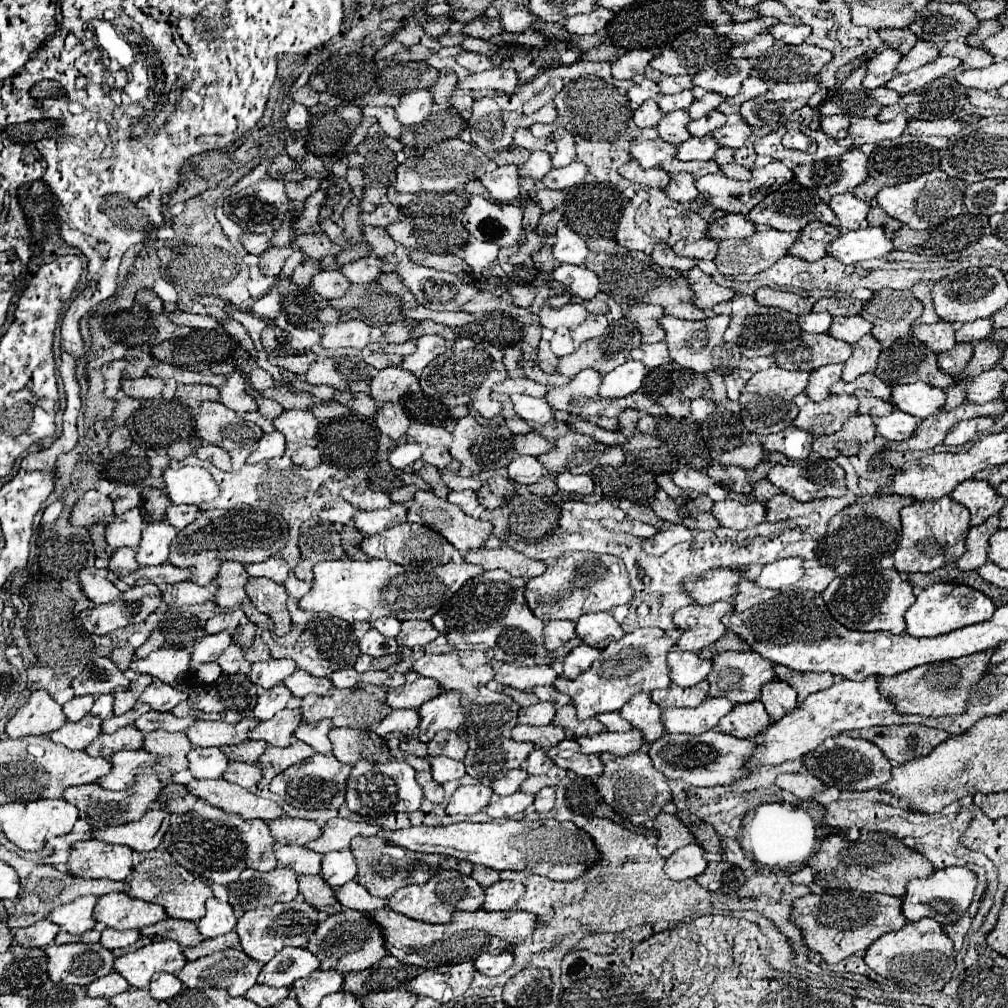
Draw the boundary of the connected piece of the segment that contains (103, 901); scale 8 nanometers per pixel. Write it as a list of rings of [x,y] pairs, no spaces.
[[[113,892],[97,898],[95,910],[93,910],[95,922],[105,924],[115,930],[127,930],[127,928],[143,928],[147,924],[155,924],[167,914],[159,904],[131,900],[125,892]]]

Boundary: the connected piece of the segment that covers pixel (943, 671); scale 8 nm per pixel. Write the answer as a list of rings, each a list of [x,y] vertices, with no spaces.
[[[985,650],[985,652],[977,652],[971,656],[963,656],[963,658],[953,658],[947,662],[935,662],[935,664],[923,664],[919,668],[895,674],[895,676],[887,676],[883,680],[879,680],[879,692],[883,692],[883,696],[887,696],[887,700],[895,706],[895,710],[899,714],[921,714],[921,716],[953,716],[963,712],[965,708],[965,700],[967,700],[967,692],[971,690],[971,686],[975,686],[979,682],[979,678],[983,674],[987,674],[989,658],[991,658],[993,650]]]

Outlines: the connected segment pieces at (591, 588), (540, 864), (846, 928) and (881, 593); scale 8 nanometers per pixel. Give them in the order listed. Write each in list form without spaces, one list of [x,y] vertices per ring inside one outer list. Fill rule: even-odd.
[[[565,552],[553,564],[547,566],[545,574],[531,578],[525,588],[529,610],[543,622],[571,620],[587,612],[611,610],[619,604],[627,604],[633,596],[625,564],[617,556],[595,554],[595,552]]]
[[[541,818],[535,822],[527,820],[507,820],[489,824],[457,822],[449,826],[409,826],[383,834],[387,844],[403,846],[413,852],[427,852],[439,856],[453,856],[459,860],[469,860],[471,864],[481,864],[493,870],[529,870],[533,874],[545,876],[549,880],[575,880],[579,878],[597,858],[599,852],[593,840],[579,830],[575,824],[557,822],[553,818]]]
[[[827,890],[823,894],[805,894],[791,906],[791,922],[801,930],[805,946],[819,952],[827,964],[835,964],[863,952],[883,932],[903,928],[907,920],[899,912],[899,898],[887,894],[867,894],[853,890]]]
[[[859,566],[851,574],[833,578],[833,582],[823,592],[823,600],[831,616],[851,630],[887,630],[893,634],[901,634],[905,630],[903,612],[911,606],[915,596],[913,586],[909,582],[903,582],[895,568],[881,570],[877,566]]]

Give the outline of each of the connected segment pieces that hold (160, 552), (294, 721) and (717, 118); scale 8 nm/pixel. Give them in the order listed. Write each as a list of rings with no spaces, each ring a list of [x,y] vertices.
[[[167,522],[147,524],[143,528],[141,544],[137,548],[135,560],[139,566],[157,566],[165,564],[169,556],[169,544],[177,536],[177,530]]]
[[[281,710],[271,720],[259,722],[251,732],[249,740],[265,740],[269,746],[287,748],[293,742],[293,732],[301,724],[299,710]]]
[[[715,110],[713,114],[707,114],[699,120],[691,120],[689,122],[689,134],[691,136],[705,136],[705,134],[711,134],[715,128],[723,126],[725,122],[727,122],[727,116]]]

